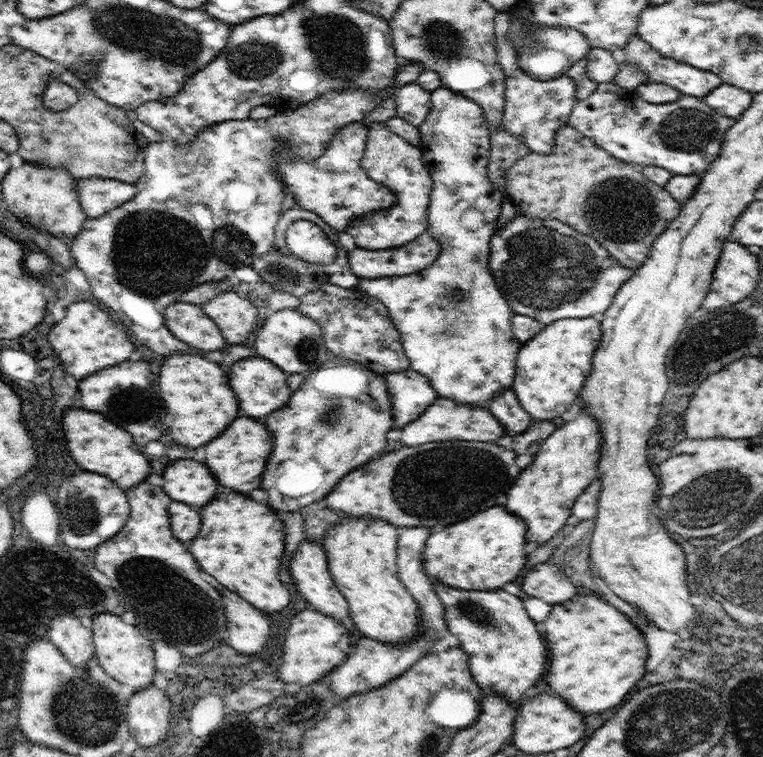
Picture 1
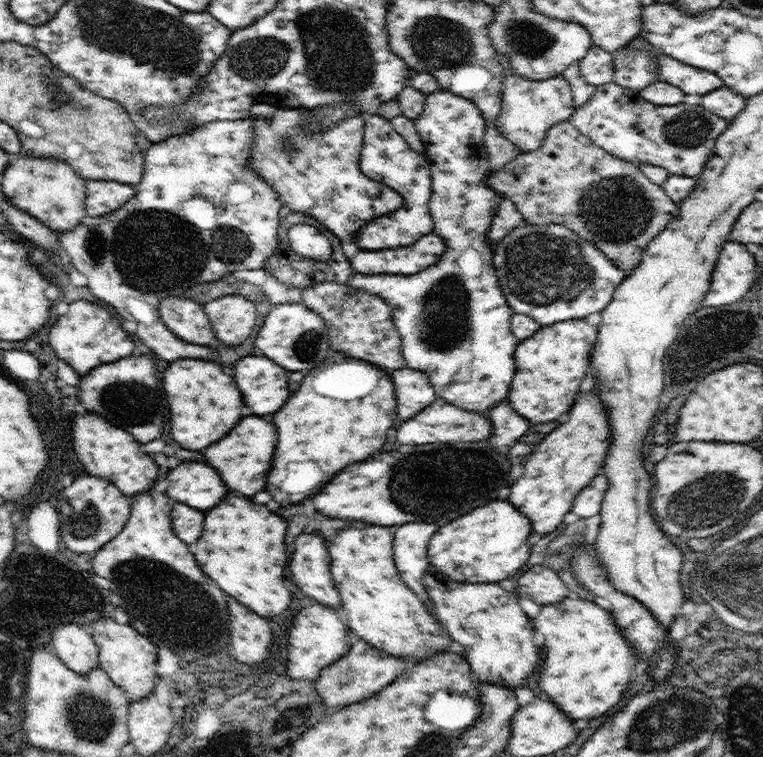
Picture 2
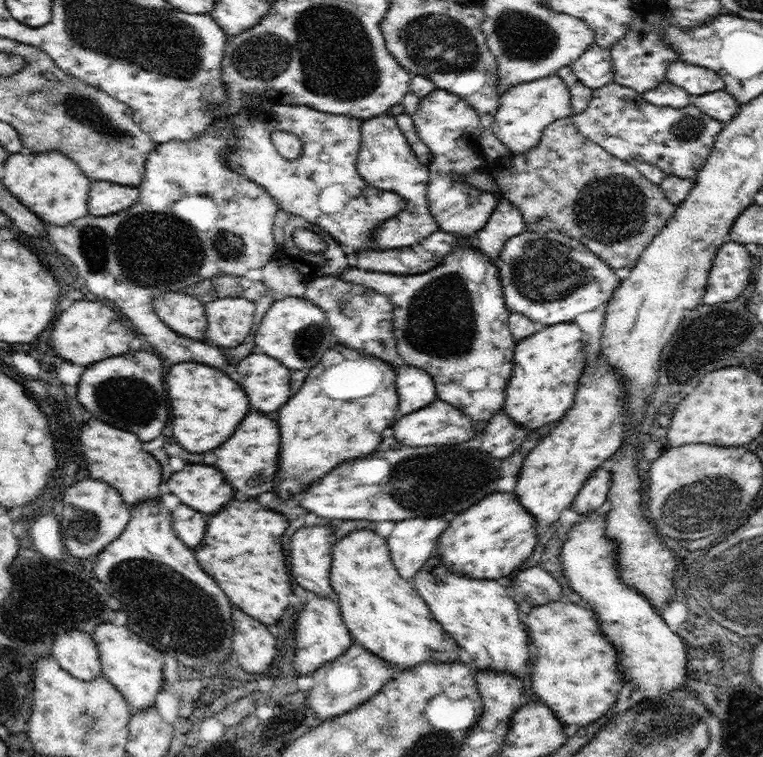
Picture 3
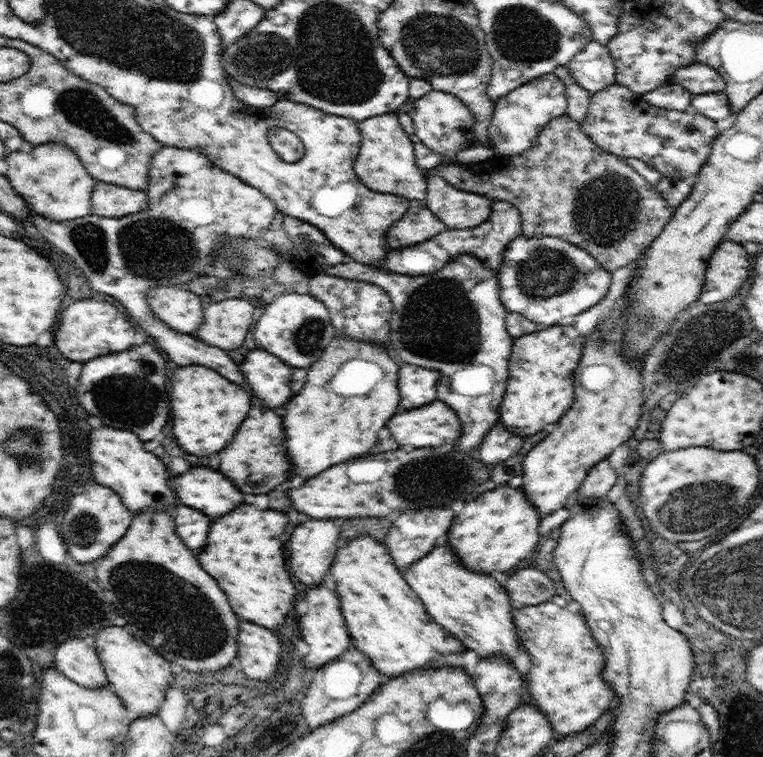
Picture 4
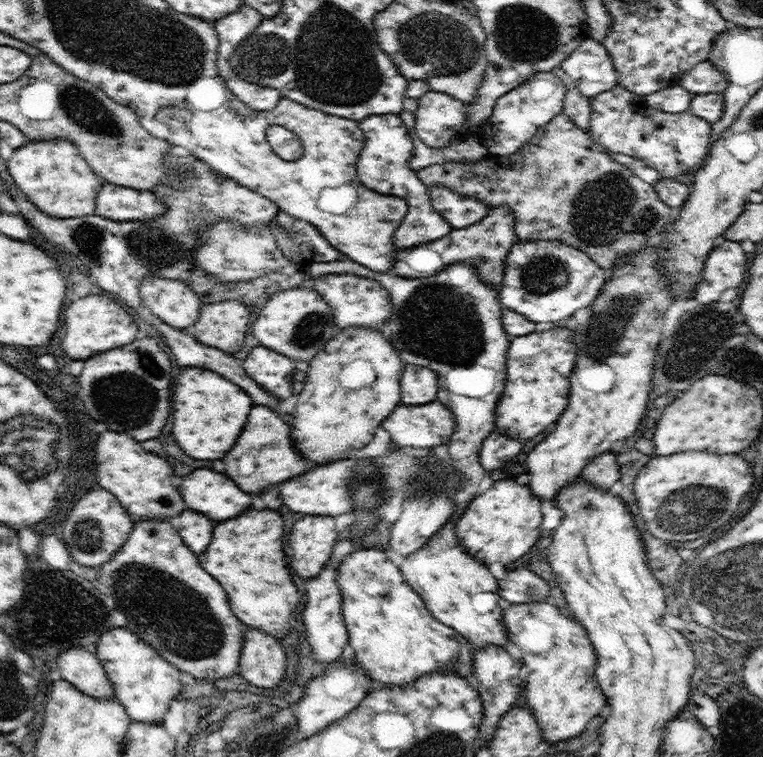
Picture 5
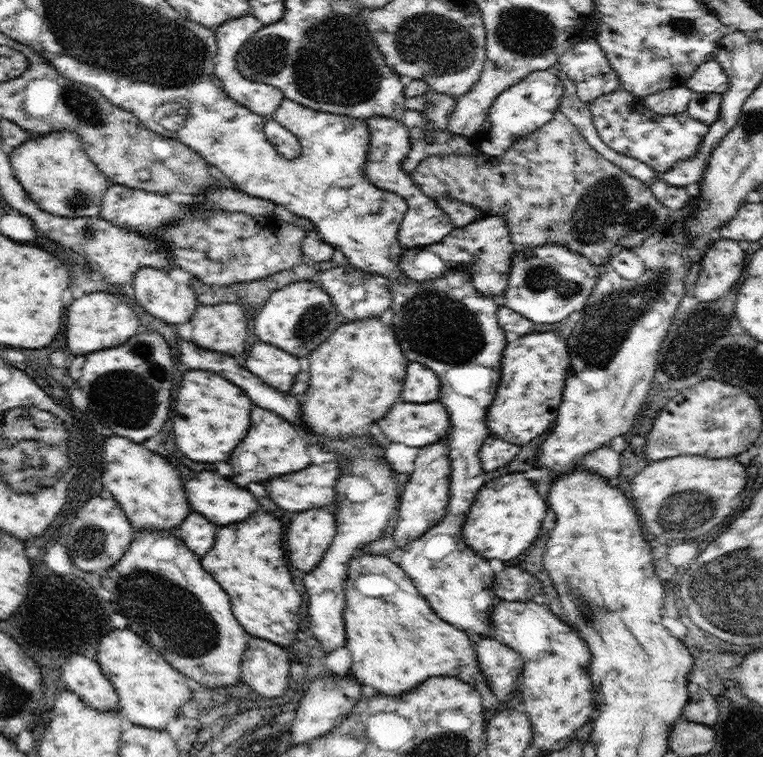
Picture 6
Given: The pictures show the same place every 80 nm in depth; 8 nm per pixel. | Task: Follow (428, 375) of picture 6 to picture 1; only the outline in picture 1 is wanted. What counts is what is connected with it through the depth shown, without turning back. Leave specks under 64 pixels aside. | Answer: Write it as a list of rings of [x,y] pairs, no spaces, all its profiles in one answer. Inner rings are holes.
[[[411,368],[383,374],[392,402],[392,414],[398,422],[396,428],[416,420],[436,400],[436,391],[427,376]]]

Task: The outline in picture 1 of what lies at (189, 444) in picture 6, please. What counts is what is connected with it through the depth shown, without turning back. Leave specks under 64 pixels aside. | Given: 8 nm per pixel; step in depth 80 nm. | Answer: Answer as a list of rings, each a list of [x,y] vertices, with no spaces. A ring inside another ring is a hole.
[[[180,352],[168,356],[160,368],[158,386],[172,418],[170,432],[182,446],[198,448],[208,444],[238,416],[238,400],[230,388],[228,374],[202,356]]]

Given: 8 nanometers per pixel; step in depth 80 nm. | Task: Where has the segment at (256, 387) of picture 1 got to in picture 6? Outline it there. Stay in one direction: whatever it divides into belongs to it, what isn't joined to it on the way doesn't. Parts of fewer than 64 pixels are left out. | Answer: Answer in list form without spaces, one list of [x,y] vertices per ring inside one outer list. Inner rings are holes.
[[[258,341],[246,355],[246,368],[272,388],[288,392],[300,372],[298,358],[281,348]]]

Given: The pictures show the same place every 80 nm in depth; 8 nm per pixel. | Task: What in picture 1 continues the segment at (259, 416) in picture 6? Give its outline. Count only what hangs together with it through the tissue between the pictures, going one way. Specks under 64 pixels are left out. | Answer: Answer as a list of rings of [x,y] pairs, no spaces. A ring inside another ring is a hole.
[[[240,416],[216,440],[204,446],[204,450],[206,450],[206,466],[214,472],[214,476],[222,486],[234,488],[238,492],[250,492],[254,488],[260,488],[262,472],[266,468],[264,462],[268,462],[268,454],[272,452],[272,438],[262,422]]]

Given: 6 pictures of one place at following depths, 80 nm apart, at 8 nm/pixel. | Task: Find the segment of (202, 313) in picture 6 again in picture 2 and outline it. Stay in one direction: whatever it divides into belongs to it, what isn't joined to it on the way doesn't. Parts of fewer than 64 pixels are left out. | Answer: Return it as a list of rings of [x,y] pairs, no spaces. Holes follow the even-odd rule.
[[[222,296],[203,304],[219,344],[242,344],[252,334],[257,307],[244,296]]]

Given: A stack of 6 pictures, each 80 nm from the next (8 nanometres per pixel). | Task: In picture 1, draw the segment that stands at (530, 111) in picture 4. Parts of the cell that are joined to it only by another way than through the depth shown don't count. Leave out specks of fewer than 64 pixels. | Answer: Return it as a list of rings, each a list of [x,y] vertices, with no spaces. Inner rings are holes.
[[[504,10],[495,16],[495,36],[499,64],[506,75],[505,106],[500,126],[521,140],[531,152],[548,154],[554,146],[556,132],[567,124],[572,109],[577,104],[576,83],[568,75],[536,80],[525,74],[518,64],[514,41],[510,38],[510,14]]]

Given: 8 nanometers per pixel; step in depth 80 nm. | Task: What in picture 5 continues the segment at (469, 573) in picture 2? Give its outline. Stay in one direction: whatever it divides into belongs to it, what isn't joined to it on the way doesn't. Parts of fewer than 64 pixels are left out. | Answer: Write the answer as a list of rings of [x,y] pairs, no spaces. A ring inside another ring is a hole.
[[[514,480],[496,482],[486,494],[472,499],[456,521],[456,538],[470,556],[484,565],[500,562],[504,565],[518,560],[535,546],[541,535],[542,500],[528,485],[516,486]]]

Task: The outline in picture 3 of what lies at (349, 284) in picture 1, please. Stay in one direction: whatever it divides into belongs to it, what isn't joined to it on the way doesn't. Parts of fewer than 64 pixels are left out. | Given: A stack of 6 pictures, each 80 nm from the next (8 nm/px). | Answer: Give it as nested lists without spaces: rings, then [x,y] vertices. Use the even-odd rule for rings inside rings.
[[[290,215],[284,227],[284,238],[284,246],[277,248],[274,258],[280,264],[291,266],[299,272],[306,283],[323,276],[338,277],[343,270],[349,269],[352,262],[352,258],[344,254],[341,244],[337,243],[329,232],[325,232],[320,225],[308,222],[305,218]],[[297,228],[307,228],[322,234],[327,244],[325,250],[316,254],[298,248],[293,239],[293,232]]]

